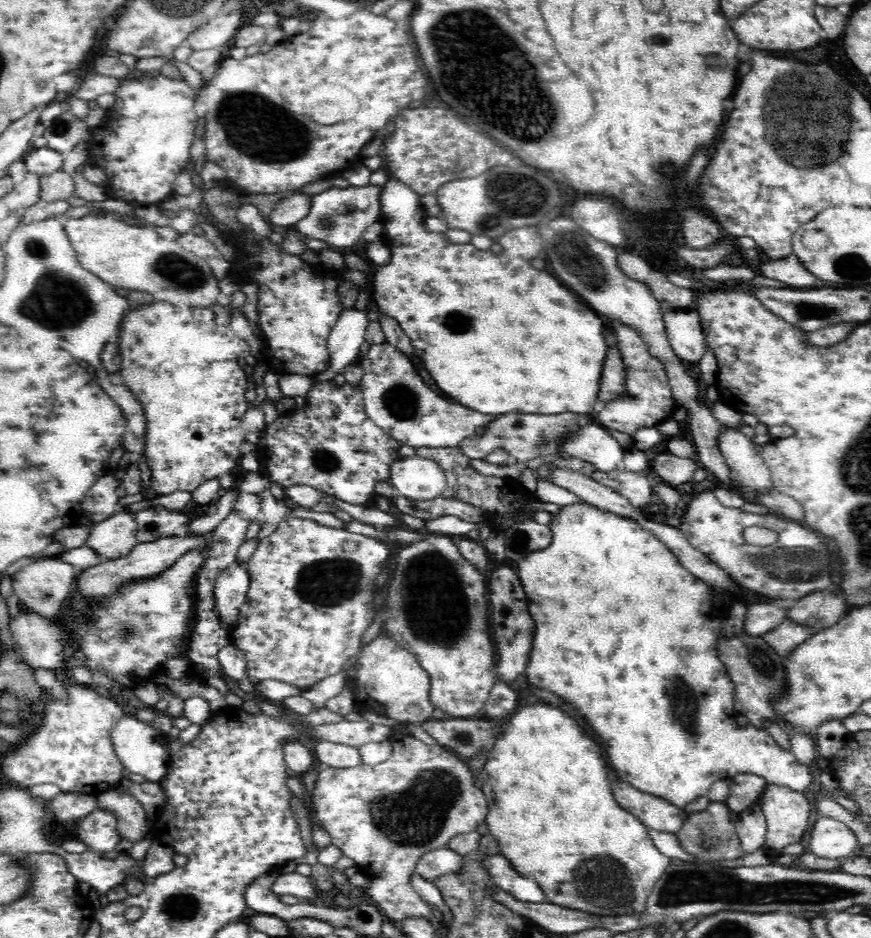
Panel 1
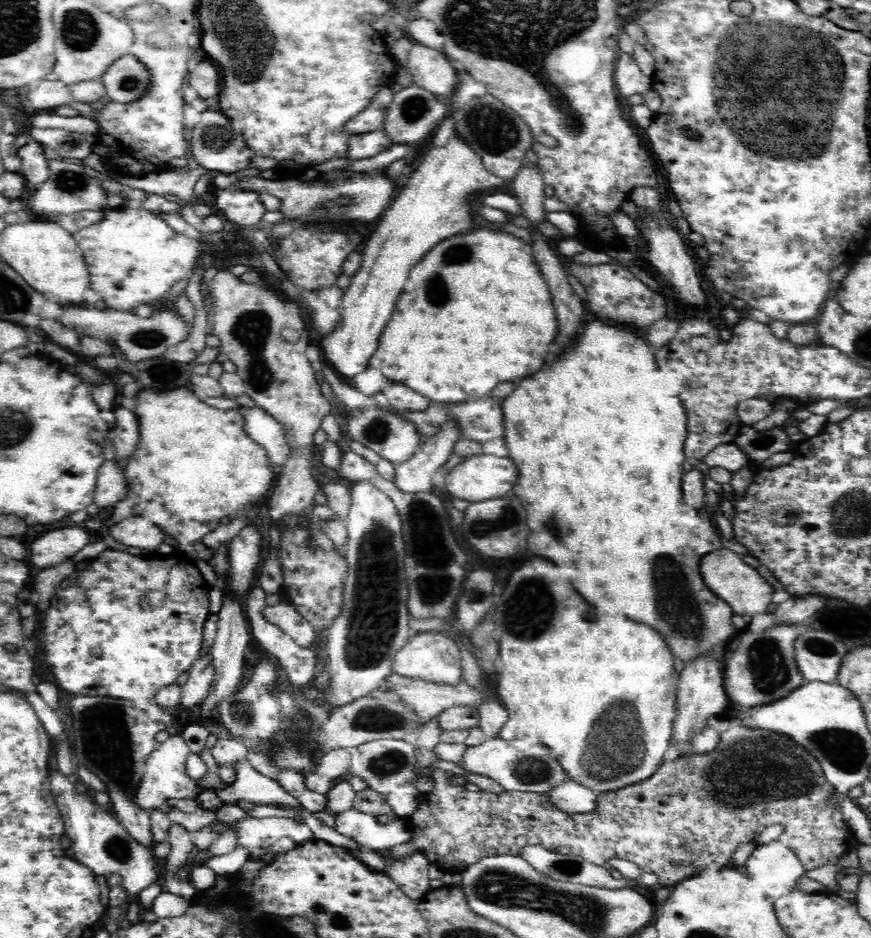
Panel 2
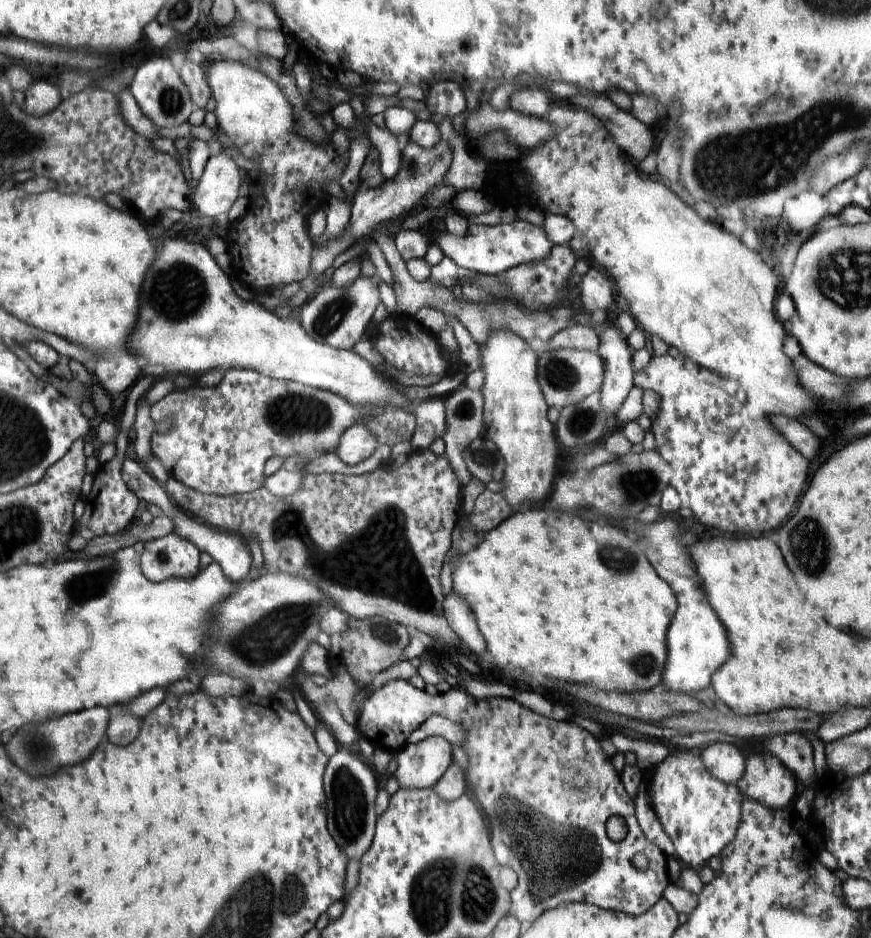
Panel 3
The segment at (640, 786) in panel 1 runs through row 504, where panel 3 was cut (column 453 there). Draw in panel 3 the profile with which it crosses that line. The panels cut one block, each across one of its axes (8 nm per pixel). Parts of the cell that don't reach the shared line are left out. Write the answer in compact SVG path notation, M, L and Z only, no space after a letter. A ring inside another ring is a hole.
M542 505L527 507L514 512L494 530L487 532L478 546L466 551L456 564L451 577L452 591L460 594L471 607L480 632L487 642L487 648L494 656L495 666L500 666L511 676L531 683L534 687L549 688L553 692L562 691L554 690L554 680L568 684L588 684L596 686L596 689L619 693L645 691L661 682L667 657L666 633L677 609L677 598L670 586L656 574L645 555L643 544L635 536L628 536L616 527L584 522L558 509L555 511Z

